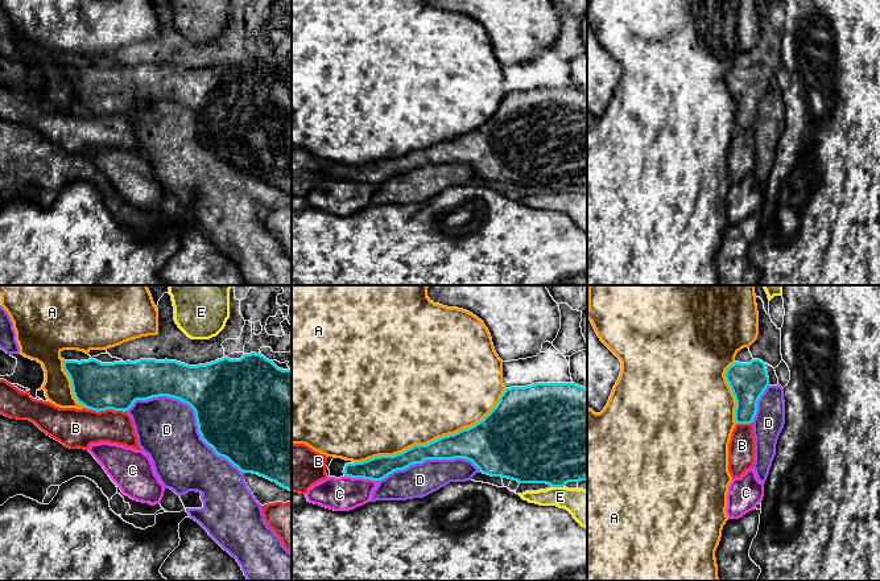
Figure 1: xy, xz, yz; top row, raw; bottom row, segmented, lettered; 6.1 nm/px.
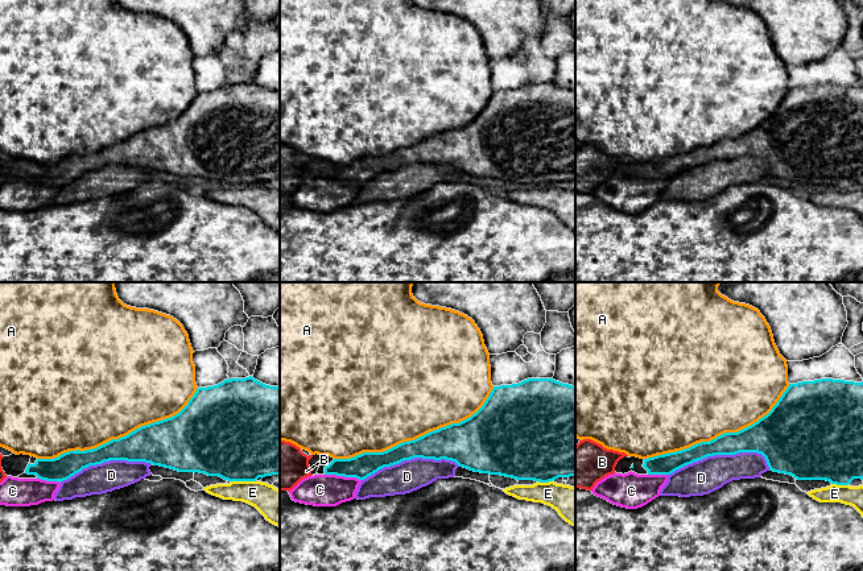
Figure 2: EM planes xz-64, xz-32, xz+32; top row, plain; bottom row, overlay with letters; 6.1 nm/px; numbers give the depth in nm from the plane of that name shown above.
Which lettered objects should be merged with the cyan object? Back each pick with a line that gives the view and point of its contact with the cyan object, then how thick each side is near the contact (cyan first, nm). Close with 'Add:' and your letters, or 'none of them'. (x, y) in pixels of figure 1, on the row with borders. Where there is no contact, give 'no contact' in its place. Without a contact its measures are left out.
B: contact xy (107, 408); calibres 300 and 240 nm
Add: B

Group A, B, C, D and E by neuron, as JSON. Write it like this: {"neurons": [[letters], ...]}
{"neurons": [["A"], ["B"], ["C"], ["D"], ["E"]]}

